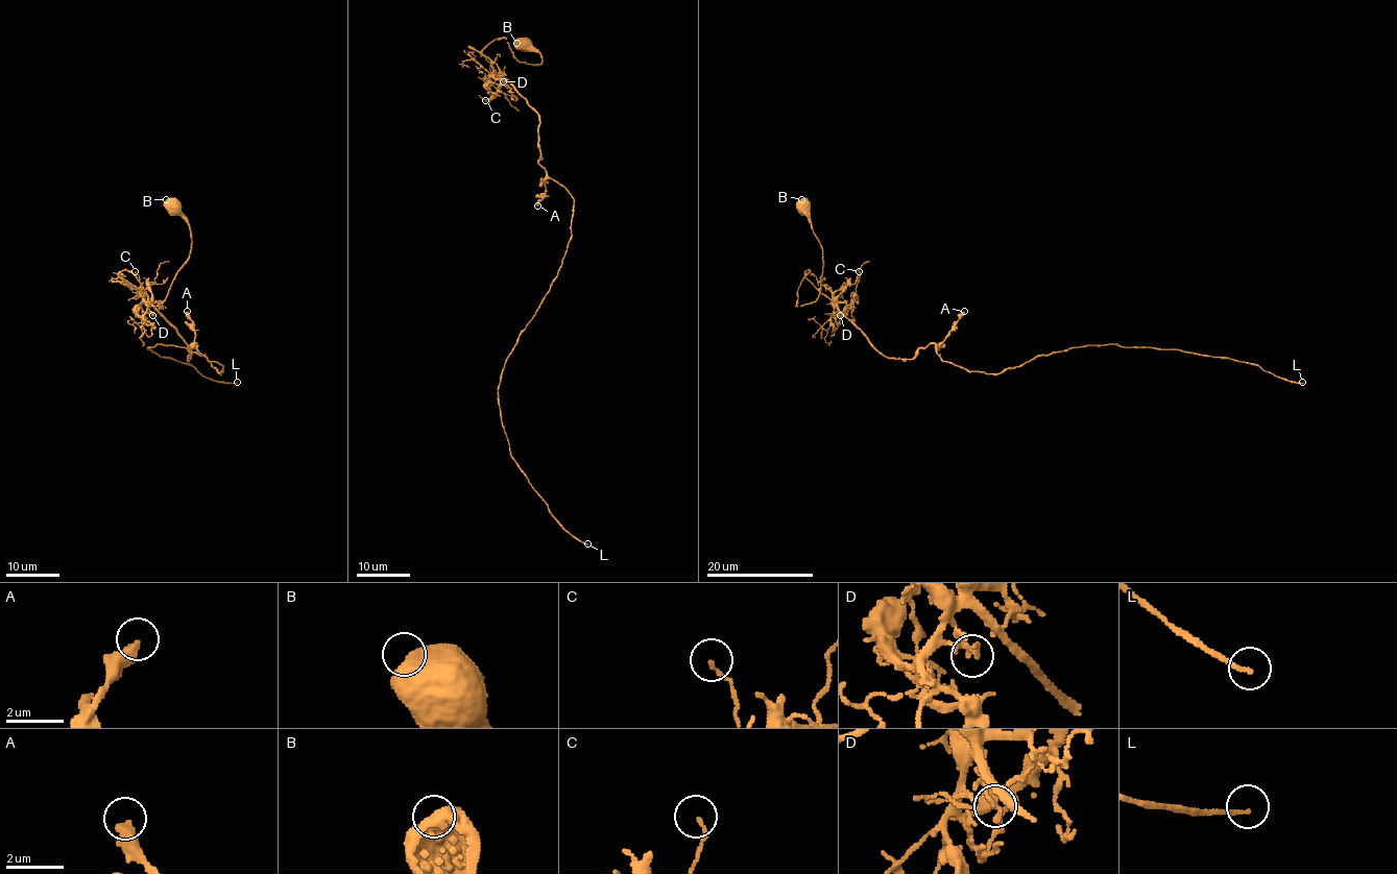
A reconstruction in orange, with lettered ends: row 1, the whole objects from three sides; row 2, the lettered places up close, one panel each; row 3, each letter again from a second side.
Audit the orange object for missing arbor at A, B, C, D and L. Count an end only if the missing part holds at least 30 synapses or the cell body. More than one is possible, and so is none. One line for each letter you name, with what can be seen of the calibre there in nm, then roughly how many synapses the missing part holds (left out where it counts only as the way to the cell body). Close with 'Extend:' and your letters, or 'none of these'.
L: Thickness 150 nm. Roughly 40 synapses
Extend: L

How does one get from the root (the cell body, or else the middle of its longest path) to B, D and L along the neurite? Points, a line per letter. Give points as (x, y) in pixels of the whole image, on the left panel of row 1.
B: (214, 362), (195, 343), (189, 359), (119, 275), (129, 271), (151, 305), (166, 298), (191, 248), (166, 199)
D: (214, 362), (199, 351), (195, 343), (189, 348), (189, 359), (185, 339), (151, 306), (152, 315)
L: (214, 362), (223, 367), (220, 373), (185, 347), (147, 347), (214, 381), (237, 382)

